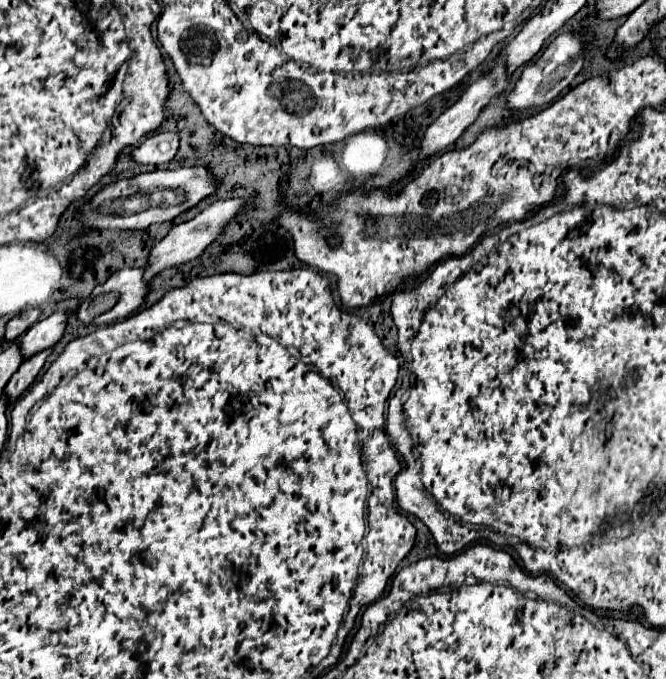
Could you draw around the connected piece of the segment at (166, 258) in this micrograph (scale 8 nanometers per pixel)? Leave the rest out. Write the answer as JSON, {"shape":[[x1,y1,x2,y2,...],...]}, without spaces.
{"shape":[[218,199,214,201,206,211,202,211,200,215,196,215,194,219,186,221,186,223,180,223,180,225,174,225,168,235,154,243,148,251,148,257,146,257,146,265,144,265,144,281,150,281,154,277,158,277,162,271,170,269,170,267,178,267,190,259,196,259,202,255,202,251,214,241,214,237,220,233,220,229,230,221,234,219,234,215,238,215,240,211,244,209,244,201,238,201,238,199]]}

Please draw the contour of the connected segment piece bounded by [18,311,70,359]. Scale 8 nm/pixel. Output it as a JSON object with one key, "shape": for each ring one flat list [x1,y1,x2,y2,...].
{"shape":[[60,311,50,315,48,319,38,321,32,325,20,339,20,351,24,351,24,359,30,359,30,355,36,355,38,351,50,349,64,333,64,325,68,321,70,311]]}

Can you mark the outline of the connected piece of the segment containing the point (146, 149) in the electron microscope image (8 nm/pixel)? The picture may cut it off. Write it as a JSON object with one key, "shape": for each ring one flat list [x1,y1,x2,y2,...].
{"shape":[[156,133,146,137,142,143,132,147,130,159,142,165,162,165,174,159,178,151,176,133]]}

